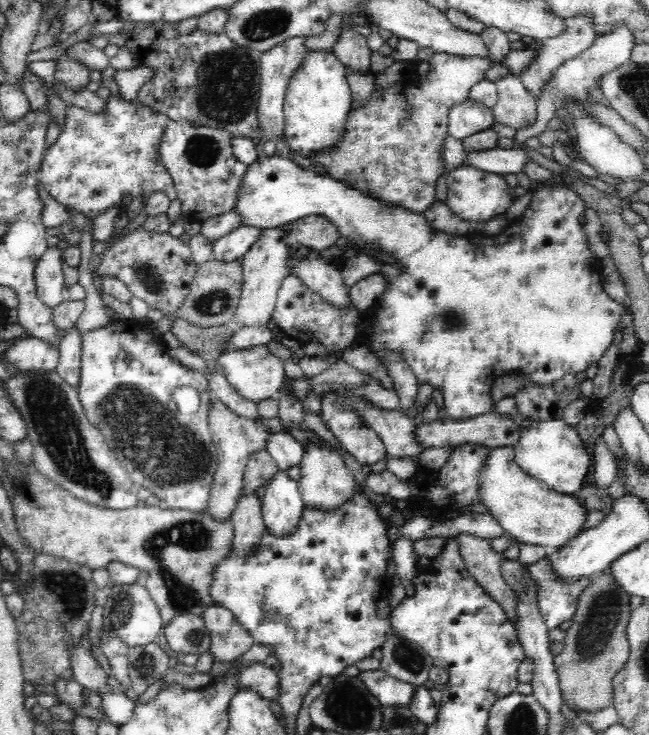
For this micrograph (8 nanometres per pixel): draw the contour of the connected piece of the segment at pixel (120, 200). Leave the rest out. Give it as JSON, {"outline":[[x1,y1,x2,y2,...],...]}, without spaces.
{"outline":[[109,93,106,98,106,108,102,110,102,112,92,112,91,110,86,110,85,108,78,108,73,106,72,108,67,108,65,118,64,118,64,126,62,126,62,132,50,144,48,148,46,148,42,160,41,160,41,168,39,170,39,182,44,187,44,190,48,192,48,195,56,200,58,204,62,204,66,208,70,207,76,210,76,212,80,212,80,214,84,214,86,218,90,220,94,220,98,215,102,214,105,210,109,208,116,208,119,215,120,211,126,211,128,204,127,201,130,202,134,201,138,197,148,198,152,192,160,191,164,193,168,199,171,201,177,199,177,190,171,177,171,174,167,171,167,168,164,166,164,163,161,161,161,155,159,154,159,144,160,144,160,137,163,135,165,125,167,124,168,120,170,120,169,116,162,113,156,112,154,109,150,107,144,106,140,102,128,101,121,97,120,94,112,94]]}

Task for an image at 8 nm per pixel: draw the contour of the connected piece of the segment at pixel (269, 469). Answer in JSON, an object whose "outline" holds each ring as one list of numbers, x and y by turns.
{"outline":[[260,449,258,452,252,453,243,474,243,486,238,501,240,497,256,495,256,492,262,486,266,488,269,480,278,471,280,471,279,466,266,449]]}

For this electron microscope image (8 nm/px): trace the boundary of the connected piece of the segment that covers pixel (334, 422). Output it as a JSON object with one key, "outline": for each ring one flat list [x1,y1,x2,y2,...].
{"outline":[[326,393,321,405,324,424,361,465,376,464,386,457,387,452,378,433,360,423,352,411,340,407,336,393]]}

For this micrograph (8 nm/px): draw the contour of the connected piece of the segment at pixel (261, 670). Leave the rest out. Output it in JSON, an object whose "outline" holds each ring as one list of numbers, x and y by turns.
{"outline":[[252,663,242,665,241,671,237,674,239,688,251,688,256,690,264,700,279,703,280,687,277,682,277,674,274,669,264,666,264,663]]}

